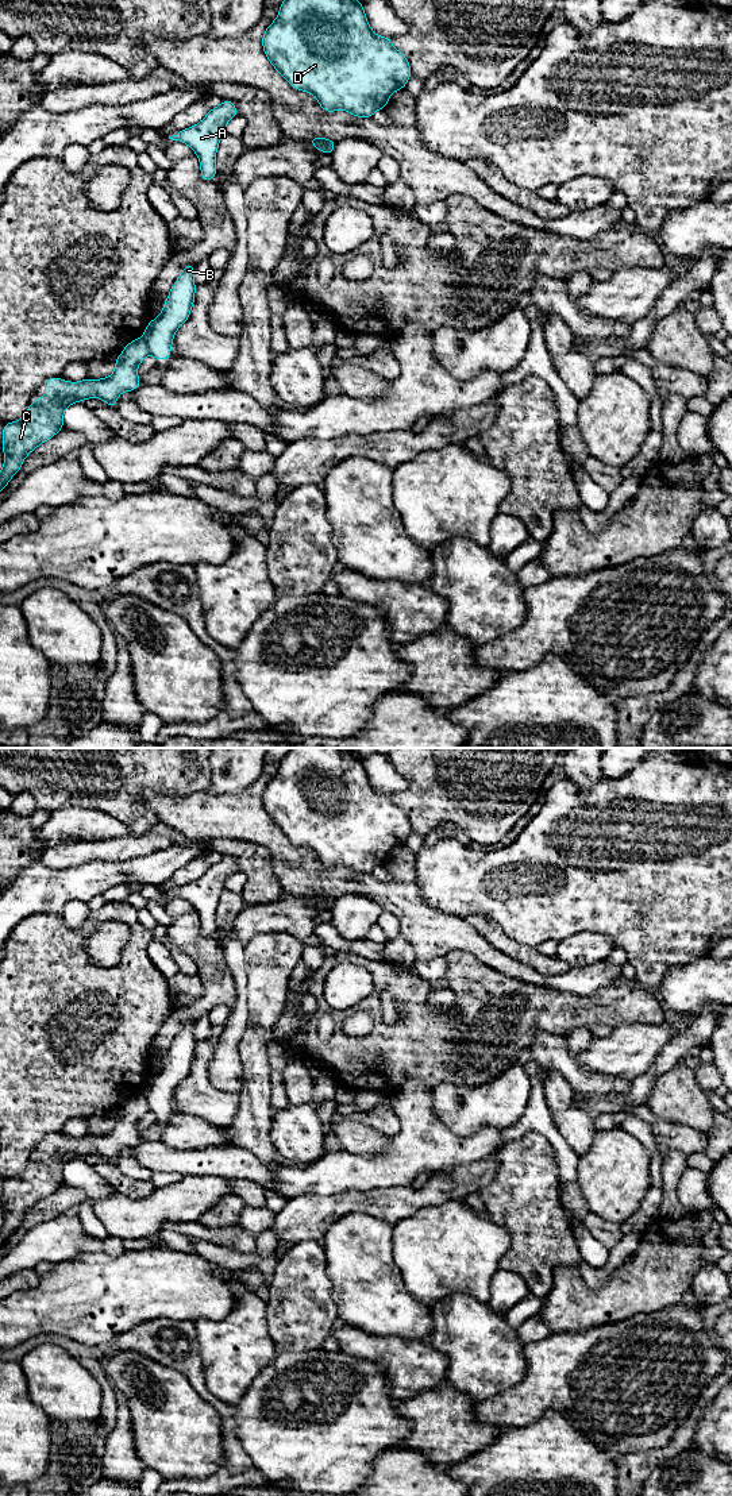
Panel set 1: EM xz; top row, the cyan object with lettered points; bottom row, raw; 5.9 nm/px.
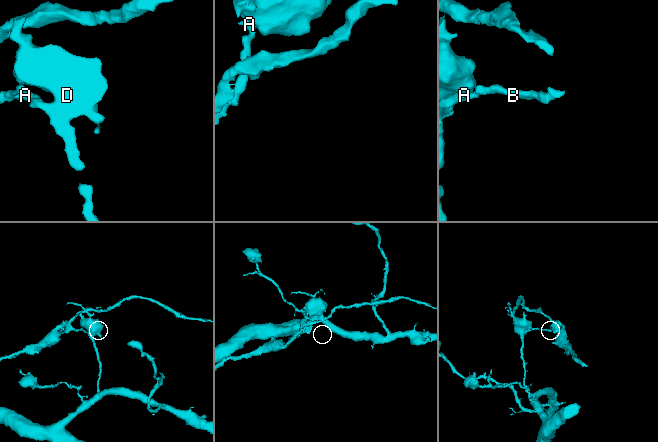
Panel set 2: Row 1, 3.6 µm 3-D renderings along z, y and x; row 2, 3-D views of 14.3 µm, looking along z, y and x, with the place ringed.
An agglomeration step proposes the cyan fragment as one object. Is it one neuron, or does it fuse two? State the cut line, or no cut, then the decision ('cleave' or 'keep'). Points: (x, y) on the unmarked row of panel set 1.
cut xz (142, 1094), (150, 1109); cleave

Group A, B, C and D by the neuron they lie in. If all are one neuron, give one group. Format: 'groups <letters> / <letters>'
groups A B D / C

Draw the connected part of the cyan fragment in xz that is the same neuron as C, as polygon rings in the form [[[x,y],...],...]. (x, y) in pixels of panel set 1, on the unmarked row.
[[[139,1094],[130,1098],[115,1115],[116,1122],[111,1133],[85,1134],[80,1138],[68,1138],[62,1134],[43,1137],[41,1144],[46,1144],[47,1149],[31,1158],[20,1176],[4,1180],[0,1248],[22,1225],[26,1212],[63,1184],[63,1167],[69,1161],[86,1154],[101,1154],[107,1161],[116,1164],[120,1149],[138,1145],[140,1142],[138,1122],[149,1110],[145,1095]]]

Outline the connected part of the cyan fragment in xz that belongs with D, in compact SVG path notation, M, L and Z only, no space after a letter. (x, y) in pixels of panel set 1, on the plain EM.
M289 748L280 760L277 775L263 789L262 802L274 825L294 845L312 849L325 868L343 865L357 874L373 874L412 833L405 811L392 802L392 794L374 790L361 757L348 748Z

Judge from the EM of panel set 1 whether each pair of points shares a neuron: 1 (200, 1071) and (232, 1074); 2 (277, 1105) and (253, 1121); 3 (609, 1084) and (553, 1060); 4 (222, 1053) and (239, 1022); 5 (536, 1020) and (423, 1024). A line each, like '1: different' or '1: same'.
1: different
2: different
3: same
4: same
5: same

